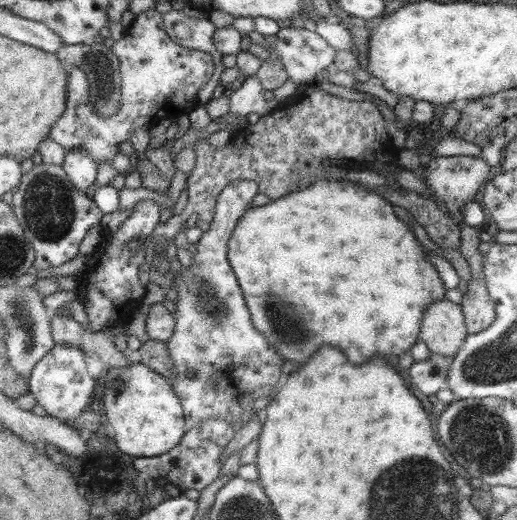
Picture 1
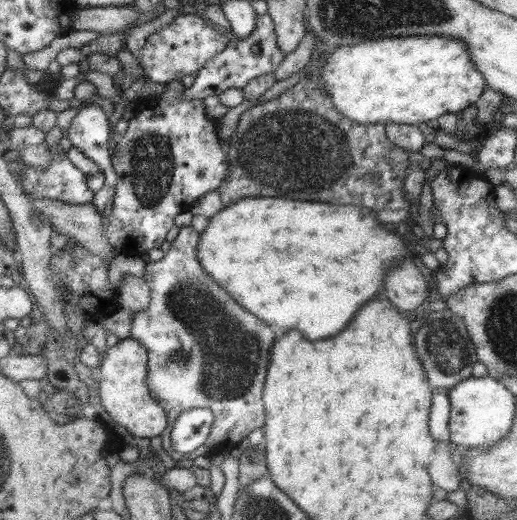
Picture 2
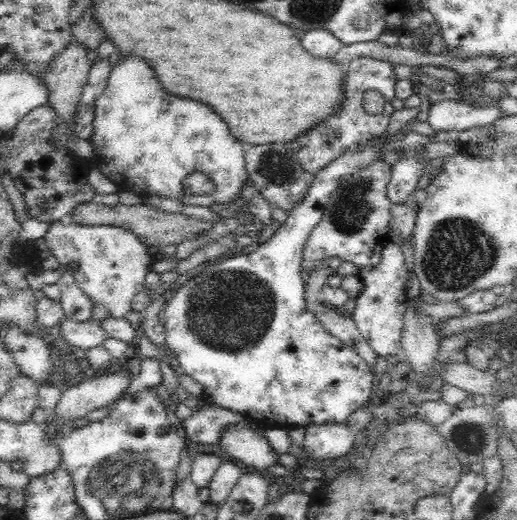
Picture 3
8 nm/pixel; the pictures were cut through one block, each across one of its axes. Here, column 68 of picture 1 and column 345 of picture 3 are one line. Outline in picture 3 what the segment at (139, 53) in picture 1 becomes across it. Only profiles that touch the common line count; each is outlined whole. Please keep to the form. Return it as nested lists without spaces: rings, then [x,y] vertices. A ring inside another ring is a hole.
[[[360,57],[351,60],[348,67],[344,68],[344,80],[342,80],[342,98],[338,106],[328,114],[322,122],[314,124],[310,130],[301,132],[290,142],[292,150],[296,153],[301,167],[310,174],[315,175],[322,167],[326,166],[332,159],[340,156],[352,144],[365,142],[386,133],[390,127],[390,114],[393,112],[390,104],[394,98],[395,75],[391,65],[387,61],[374,60],[368,57]],[[368,90],[377,90],[384,97],[386,104],[382,112],[368,114],[364,111],[362,100],[364,93]]]

